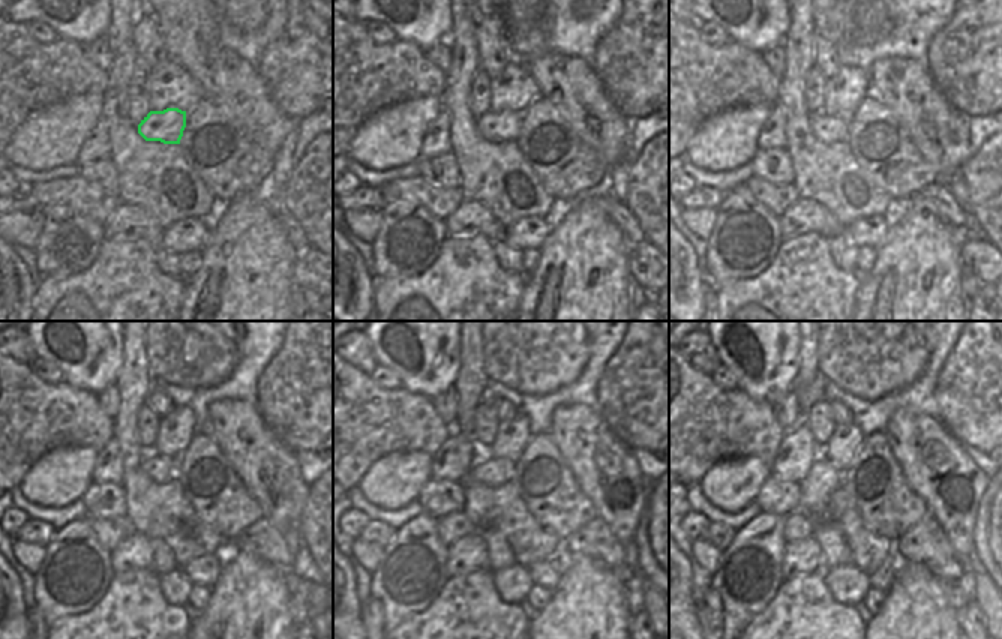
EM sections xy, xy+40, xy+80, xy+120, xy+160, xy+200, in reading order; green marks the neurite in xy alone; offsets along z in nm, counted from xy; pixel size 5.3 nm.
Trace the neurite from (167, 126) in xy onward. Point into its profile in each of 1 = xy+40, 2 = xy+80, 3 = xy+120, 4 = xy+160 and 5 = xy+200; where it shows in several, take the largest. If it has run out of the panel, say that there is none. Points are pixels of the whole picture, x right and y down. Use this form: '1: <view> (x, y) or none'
1: xy+40 (504, 126)
2: xy+80 (827, 128)
3: xy+120 (153, 462)
4: xy+160 (491, 464)
5: xy+200 (827, 468)

